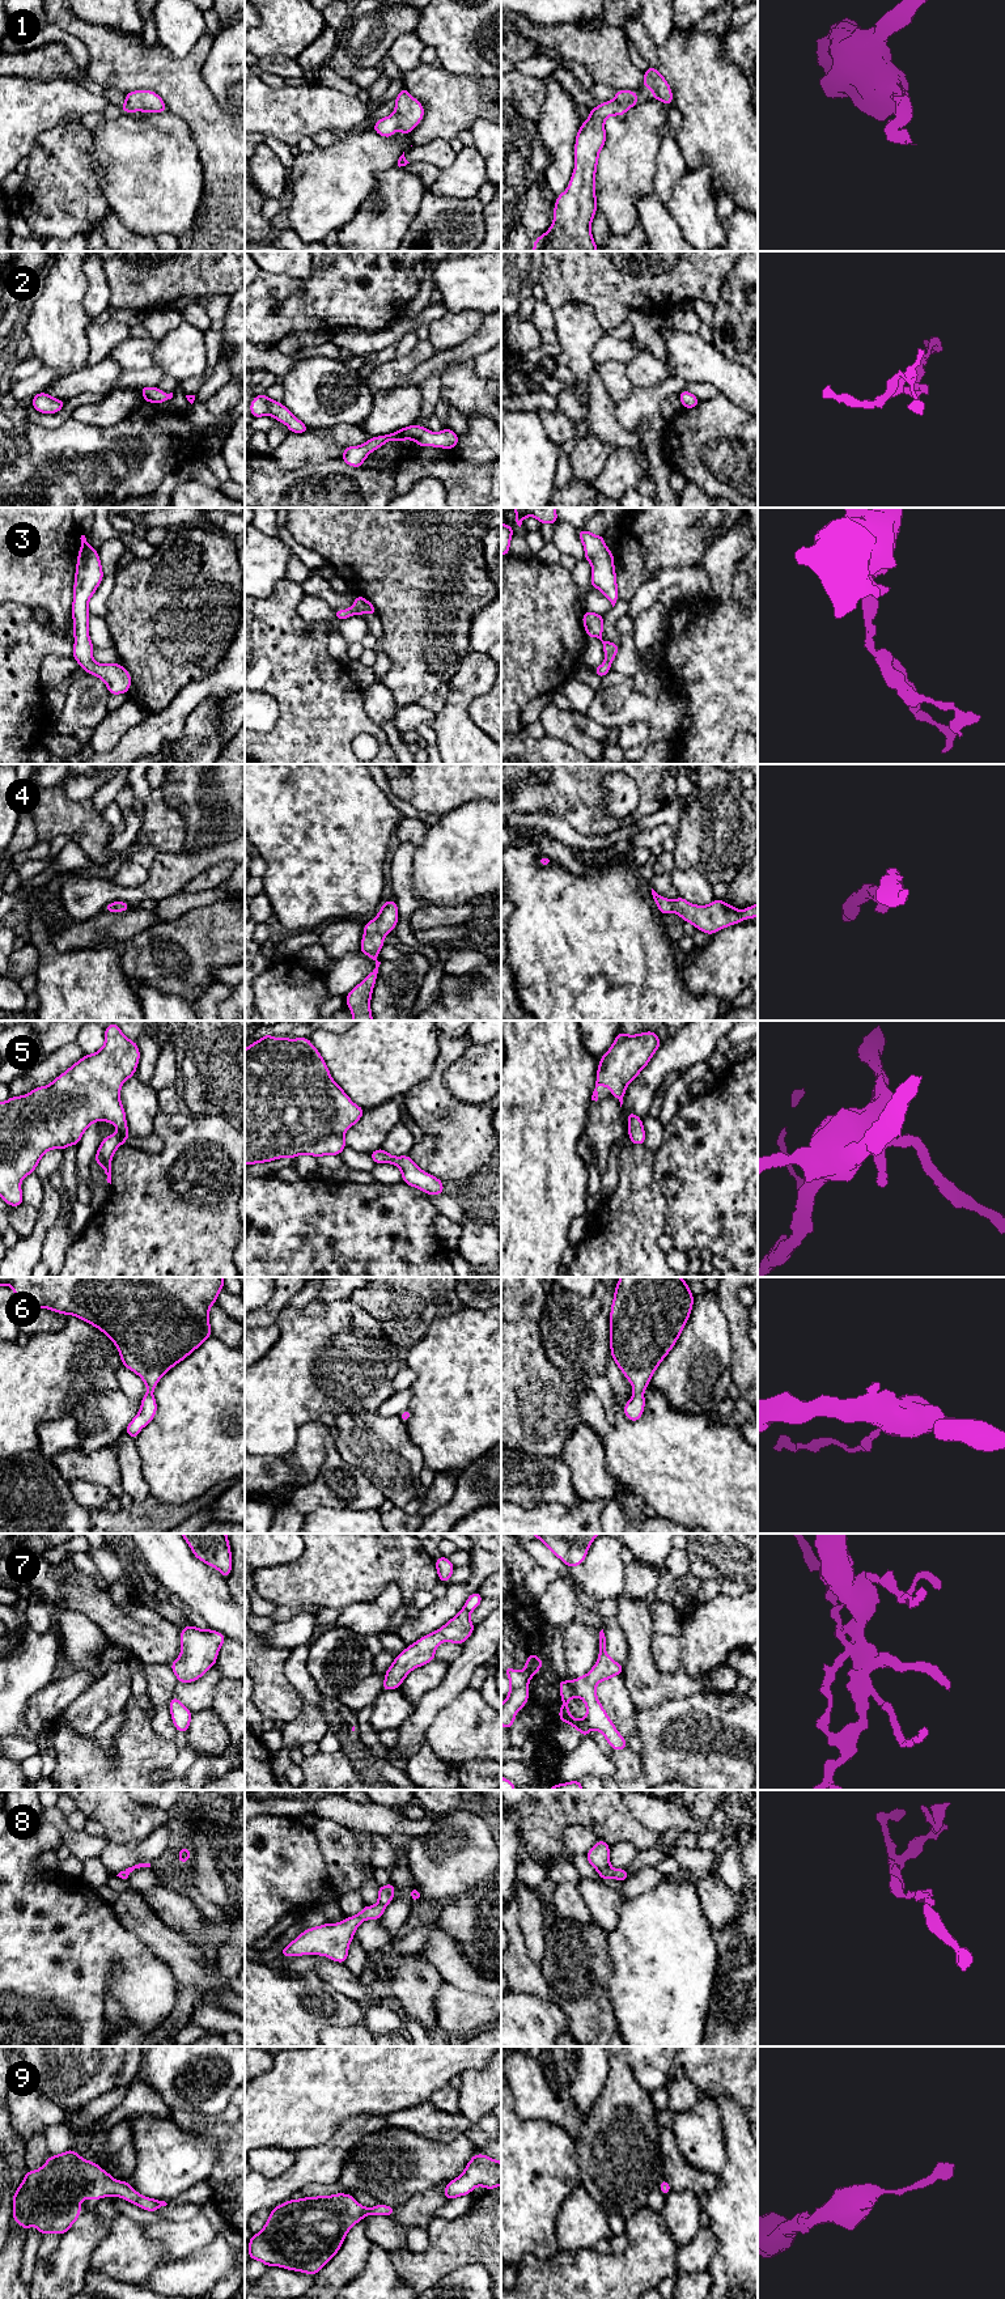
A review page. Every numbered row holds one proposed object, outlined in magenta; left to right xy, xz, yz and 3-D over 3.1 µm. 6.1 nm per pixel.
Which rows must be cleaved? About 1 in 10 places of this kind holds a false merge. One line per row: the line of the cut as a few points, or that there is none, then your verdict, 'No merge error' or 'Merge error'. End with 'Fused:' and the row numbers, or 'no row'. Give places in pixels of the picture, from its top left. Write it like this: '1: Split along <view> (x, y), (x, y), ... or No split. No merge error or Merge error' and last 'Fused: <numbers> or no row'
1: No split. No merge error
2: No split. No merge error
3: No split. No merge error
4: No split. No merge error
5: No split. No merge error
6: No split. No merge error
7: No split. No merge error
8: No split. No merge error
9: No split. No merge error
Fused: no row

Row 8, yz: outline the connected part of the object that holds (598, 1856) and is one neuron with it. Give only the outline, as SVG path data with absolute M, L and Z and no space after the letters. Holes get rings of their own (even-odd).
M598 1840L597 1844L586 1853L588 1862L597 1870L601 1879L615 1878L619 1882L624 1882L628 1878L627 1869L614 1870L610 1865L610 1845L603 1840Z

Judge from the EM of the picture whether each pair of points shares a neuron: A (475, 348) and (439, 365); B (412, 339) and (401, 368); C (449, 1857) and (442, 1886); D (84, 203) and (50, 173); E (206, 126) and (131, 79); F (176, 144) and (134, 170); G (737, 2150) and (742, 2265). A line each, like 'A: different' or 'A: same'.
A: same
B: different
C: same
D: same
E: same
F: same
G: same

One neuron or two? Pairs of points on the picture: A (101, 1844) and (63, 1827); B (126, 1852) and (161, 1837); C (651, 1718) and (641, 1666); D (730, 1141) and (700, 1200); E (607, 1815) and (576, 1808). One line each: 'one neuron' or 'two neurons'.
A: one neuron
B: one neuron
C: two neurons
D: one neuron
E: one neuron

